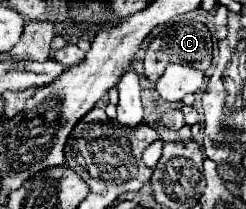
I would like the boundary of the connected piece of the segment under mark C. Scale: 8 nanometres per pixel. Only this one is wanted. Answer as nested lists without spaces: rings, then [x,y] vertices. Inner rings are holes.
[[[179,21],[173,25],[167,25],[147,47],[145,53],[145,67],[143,67],[143,75],[151,81],[157,83],[157,79],[163,75],[165,67],[171,63],[179,63],[179,65],[191,65],[193,69],[201,69],[207,71],[211,65],[211,51],[213,51],[213,43],[211,43],[211,33],[203,23],[197,21]]]

